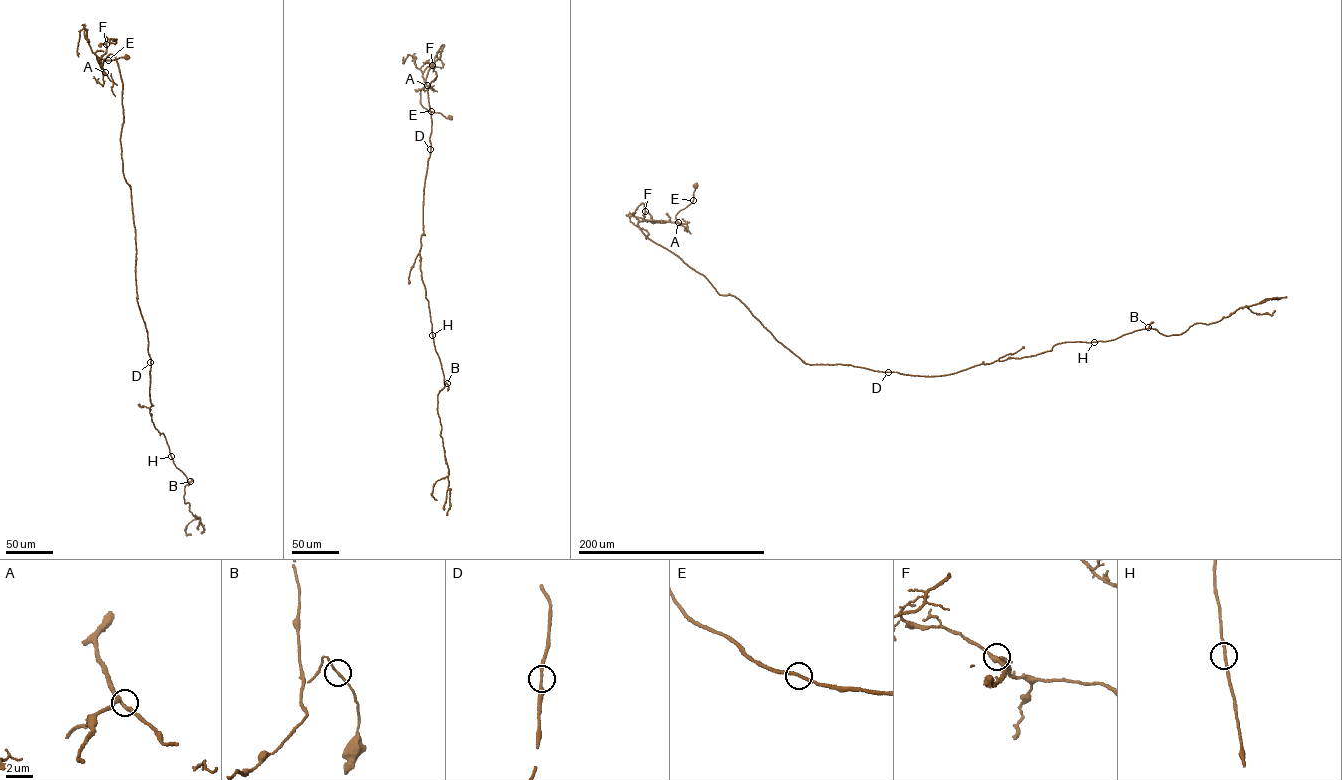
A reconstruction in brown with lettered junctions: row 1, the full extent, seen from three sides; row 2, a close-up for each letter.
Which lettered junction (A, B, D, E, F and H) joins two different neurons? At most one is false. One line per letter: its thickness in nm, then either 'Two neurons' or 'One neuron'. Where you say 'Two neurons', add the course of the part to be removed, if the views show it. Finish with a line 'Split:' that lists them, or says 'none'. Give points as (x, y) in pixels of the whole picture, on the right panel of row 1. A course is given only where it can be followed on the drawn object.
A: Thickness 260 nm. One neuron
B: Thickness 160 nm. One neuron
D: Thickness 200 nm. One neuron
E: Thickness 260 nm. One neuron
F: Thickness 280 nm. One neuron
H: Thickness 200 nm. One neuron
Split: none

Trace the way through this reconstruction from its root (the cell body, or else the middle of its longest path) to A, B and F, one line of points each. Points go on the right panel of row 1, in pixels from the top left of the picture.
A: (695, 185), (693, 202), (675, 215), (678, 222)
B: (695, 185), (680, 225), (640, 229), (806, 363), (941, 376), (1148, 327)
F: (695, 185), (693, 202), (675, 215), (680, 225), (655, 222), (645, 211)

